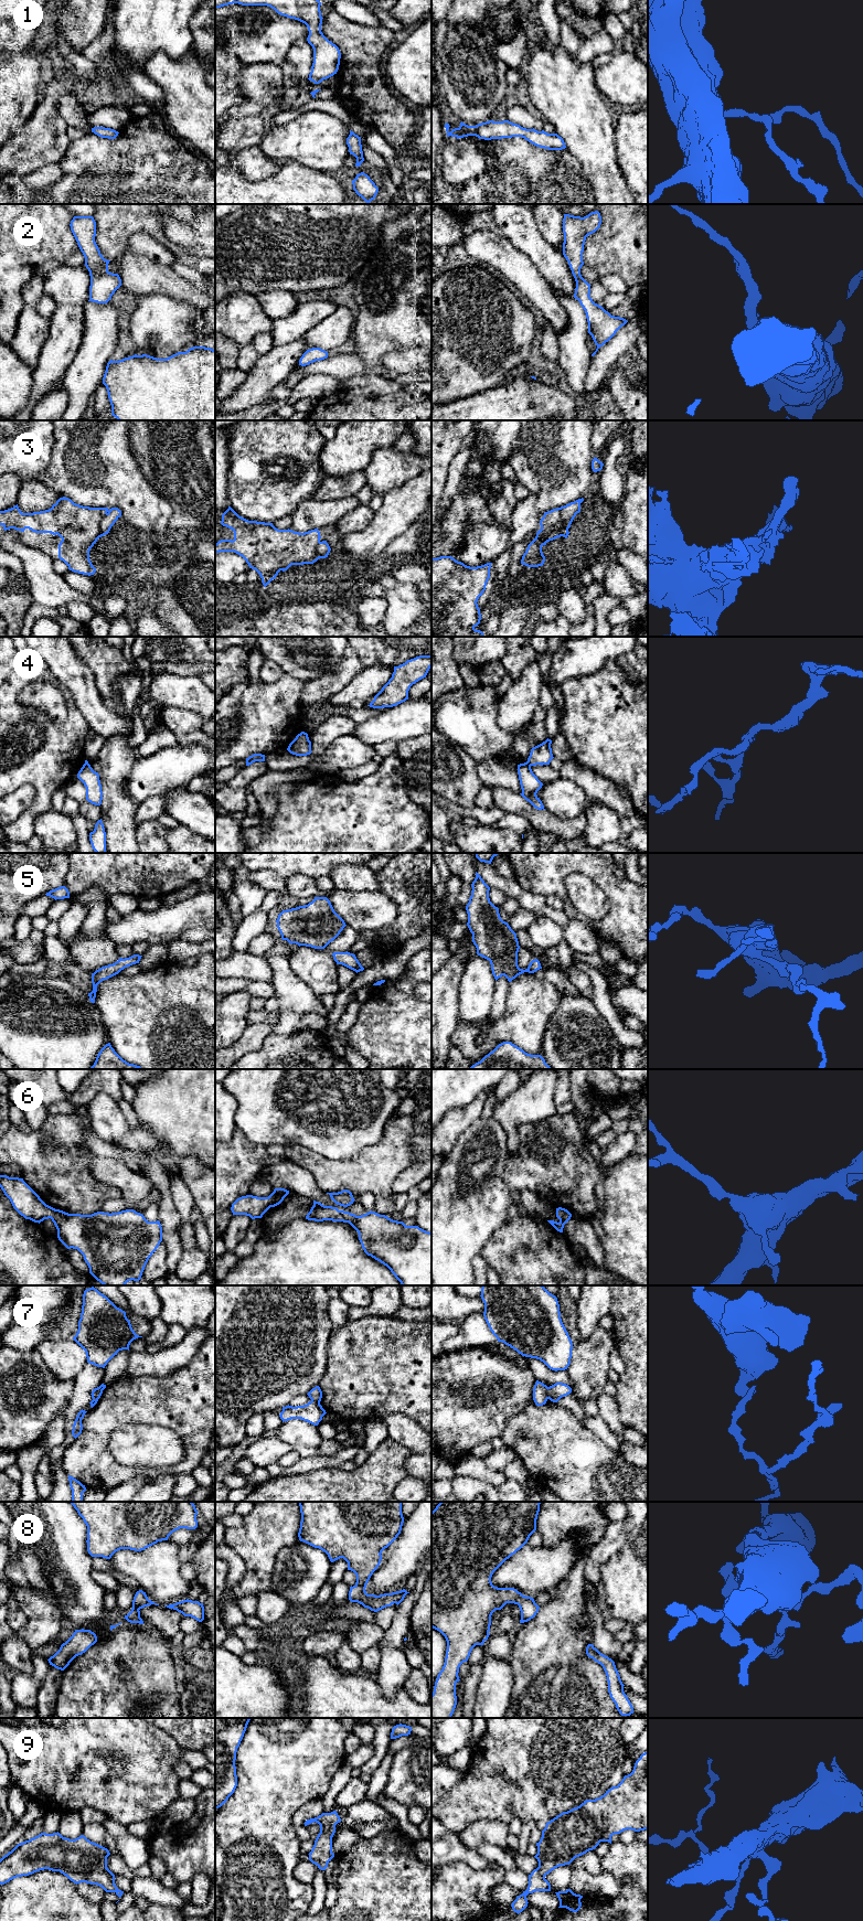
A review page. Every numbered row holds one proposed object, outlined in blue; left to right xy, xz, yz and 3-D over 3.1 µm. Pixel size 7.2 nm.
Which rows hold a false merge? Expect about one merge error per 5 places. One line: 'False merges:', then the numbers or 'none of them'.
False merges: 4, 7

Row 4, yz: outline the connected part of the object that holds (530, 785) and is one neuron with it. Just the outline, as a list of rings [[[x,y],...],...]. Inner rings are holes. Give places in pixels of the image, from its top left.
[[[526,762],[518,765],[519,780],[522,792],[520,793],[535,809],[545,810],[542,801],[536,796],[543,783],[533,773],[531,766]]]

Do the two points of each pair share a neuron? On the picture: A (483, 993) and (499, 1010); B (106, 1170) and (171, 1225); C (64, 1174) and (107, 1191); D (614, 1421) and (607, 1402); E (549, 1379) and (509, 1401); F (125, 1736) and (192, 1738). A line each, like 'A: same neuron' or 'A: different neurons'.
A: different neurons
B: different neurons
C: same neuron
D: same neuron
E: different neurons
F: different neurons

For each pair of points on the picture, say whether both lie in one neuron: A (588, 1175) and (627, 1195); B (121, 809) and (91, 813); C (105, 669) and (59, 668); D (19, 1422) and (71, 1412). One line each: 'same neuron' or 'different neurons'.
A: different neurons
B: different neurons
C: different neurons
D: different neurons

